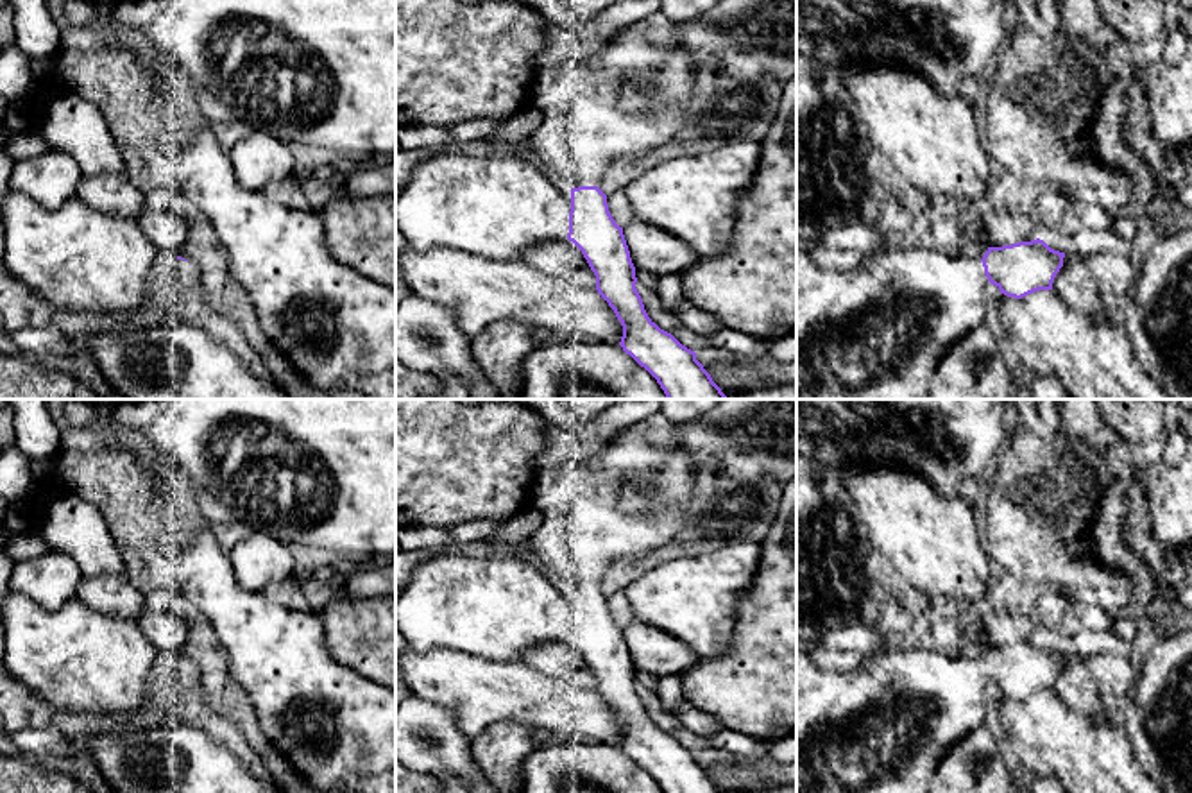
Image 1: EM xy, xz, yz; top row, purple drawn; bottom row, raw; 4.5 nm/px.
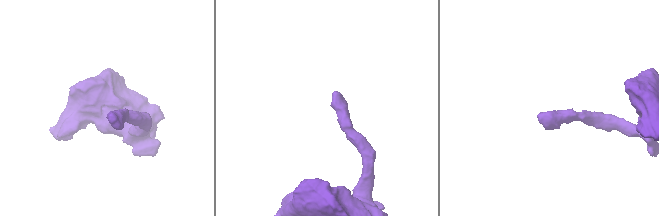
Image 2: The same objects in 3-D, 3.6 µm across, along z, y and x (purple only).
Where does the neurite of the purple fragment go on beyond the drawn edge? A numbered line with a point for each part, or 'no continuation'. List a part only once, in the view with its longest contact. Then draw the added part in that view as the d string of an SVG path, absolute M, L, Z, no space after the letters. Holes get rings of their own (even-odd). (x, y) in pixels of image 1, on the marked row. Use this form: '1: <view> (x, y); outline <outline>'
1: xz (632, 93); outline M628 27L607 36L587 59L567 59L537 70L530 88L530 106L541 115L532 134L532 149L541 165L555 168L567 186L596 186L616 158L630 158L668 145L685 125L693 97L694 66L689 50L669 32L630 32Z

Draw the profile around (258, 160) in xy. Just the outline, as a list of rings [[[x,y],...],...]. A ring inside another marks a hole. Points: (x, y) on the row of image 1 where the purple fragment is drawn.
[[[265,132],[242,138],[229,159],[236,181],[249,190],[263,190],[270,183],[281,183],[295,174],[292,147]]]

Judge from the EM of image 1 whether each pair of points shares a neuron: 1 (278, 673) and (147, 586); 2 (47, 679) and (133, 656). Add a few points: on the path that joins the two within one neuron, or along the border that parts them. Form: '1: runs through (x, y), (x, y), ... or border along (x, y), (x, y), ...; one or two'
1: runs through (242, 638), (190, 638), (169, 622); one
2: runs through (68, 661), (106, 661), (111, 657); one

